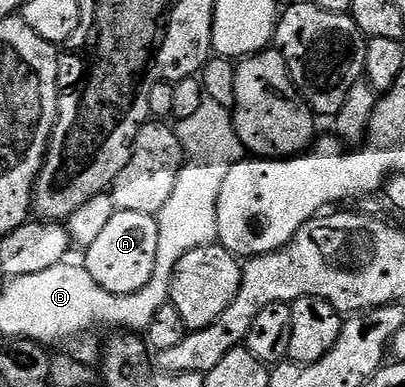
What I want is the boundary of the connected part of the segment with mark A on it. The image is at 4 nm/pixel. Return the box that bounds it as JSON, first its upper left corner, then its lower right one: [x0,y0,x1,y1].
[85,209,159,295]

